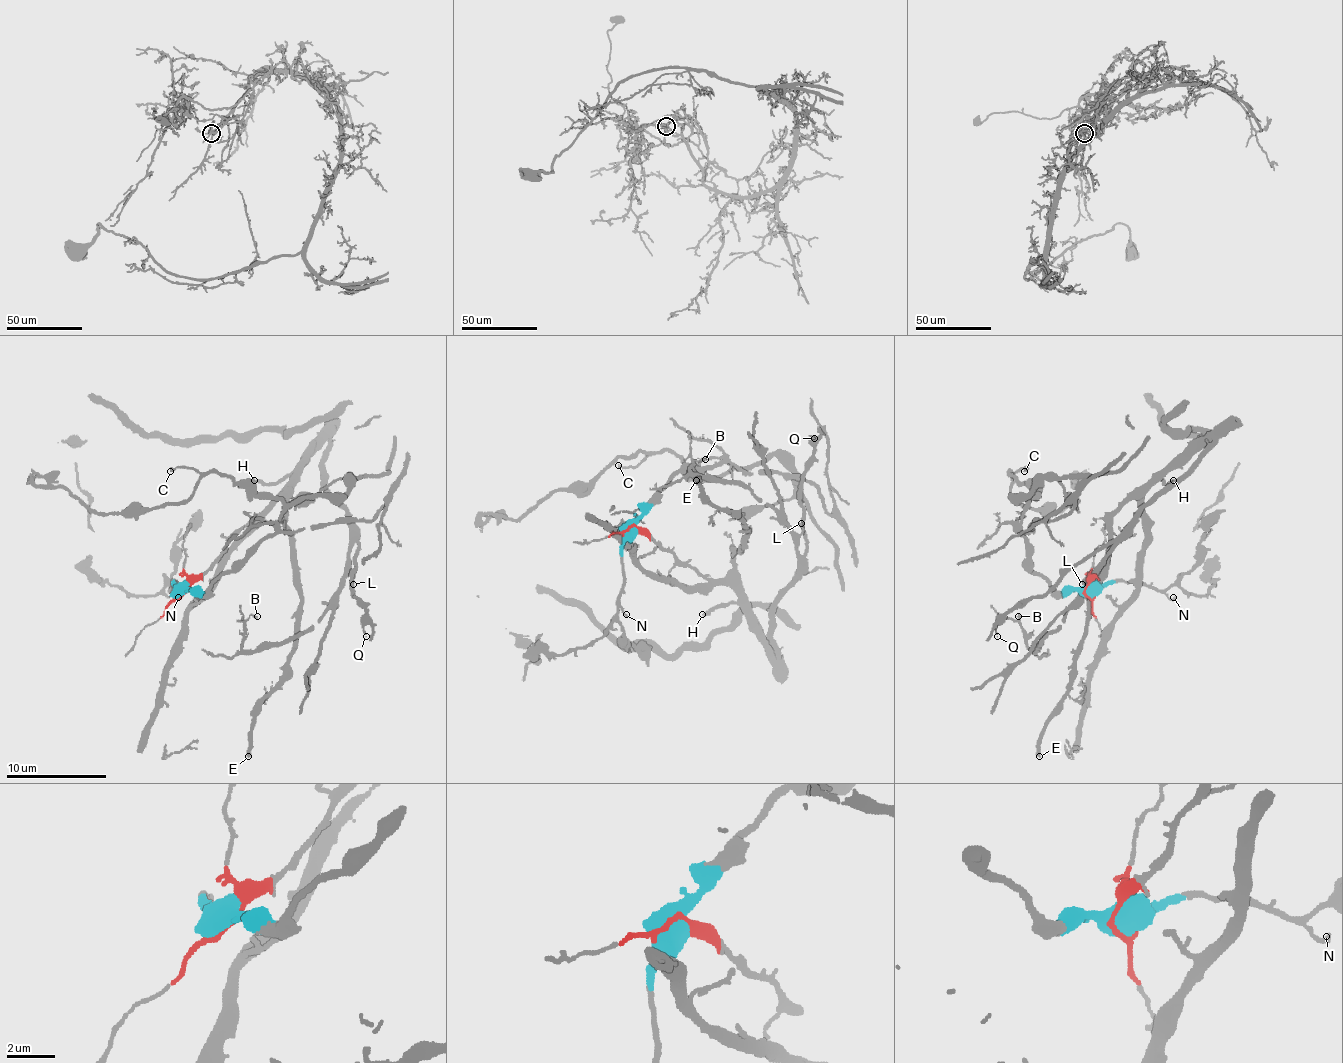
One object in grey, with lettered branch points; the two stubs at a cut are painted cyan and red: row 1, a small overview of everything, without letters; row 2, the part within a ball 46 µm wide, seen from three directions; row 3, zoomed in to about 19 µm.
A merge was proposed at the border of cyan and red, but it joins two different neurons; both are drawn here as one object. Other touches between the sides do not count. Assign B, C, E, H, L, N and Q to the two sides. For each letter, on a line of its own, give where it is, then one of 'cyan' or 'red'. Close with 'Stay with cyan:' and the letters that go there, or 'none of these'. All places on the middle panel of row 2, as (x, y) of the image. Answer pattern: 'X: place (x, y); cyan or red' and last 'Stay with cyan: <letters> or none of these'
B: place (705, 459); red
C: place (618, 465); cyan
E: place (696, 480); red
H: place (702, 614); red
L: place (801, 523); red
N: place (626, 614); cyan
Q: place (814, 438); red
Stay with cyan: C, N

